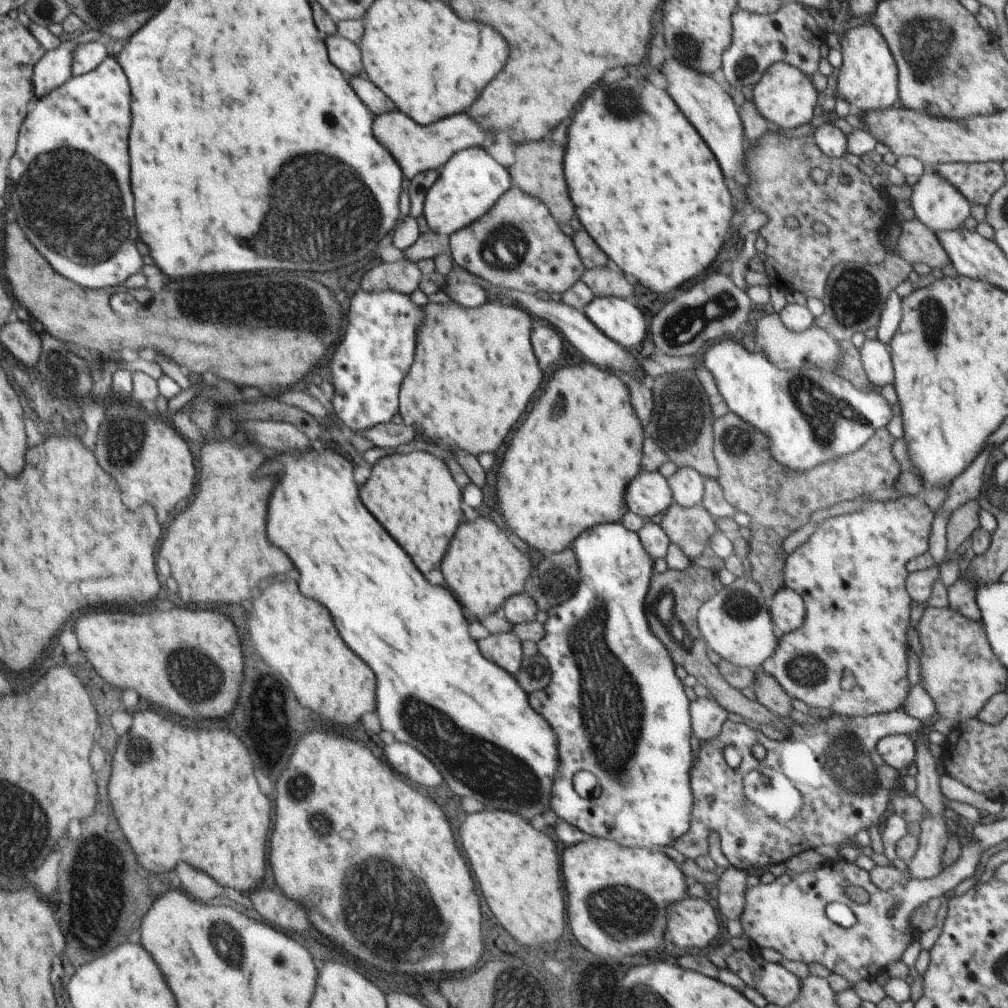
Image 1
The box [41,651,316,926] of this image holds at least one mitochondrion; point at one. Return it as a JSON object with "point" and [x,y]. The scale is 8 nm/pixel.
{"point":[144,751]}

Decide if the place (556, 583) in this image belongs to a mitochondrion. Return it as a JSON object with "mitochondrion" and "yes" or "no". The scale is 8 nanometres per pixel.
{"mitochondrion":"yes"}

